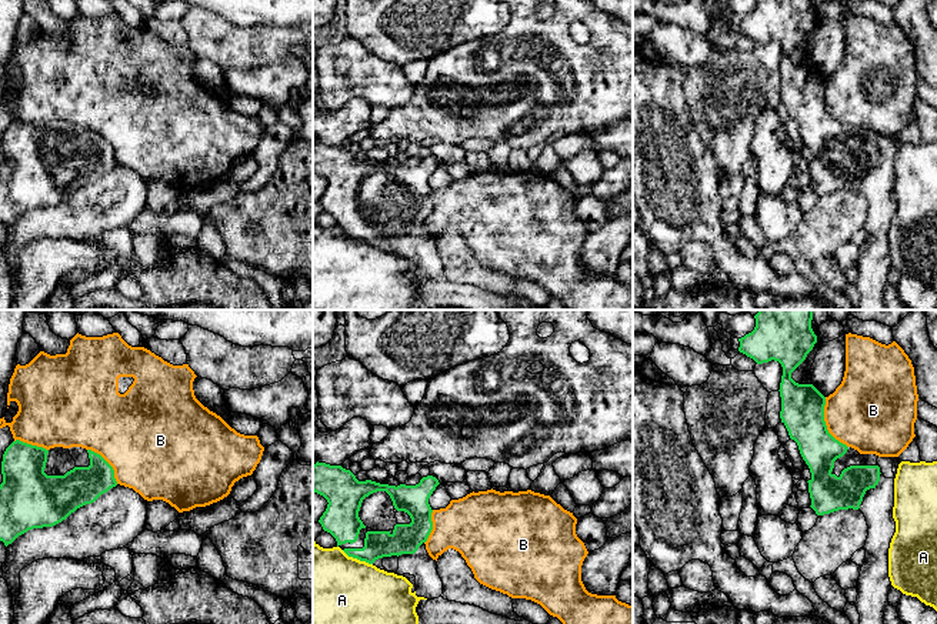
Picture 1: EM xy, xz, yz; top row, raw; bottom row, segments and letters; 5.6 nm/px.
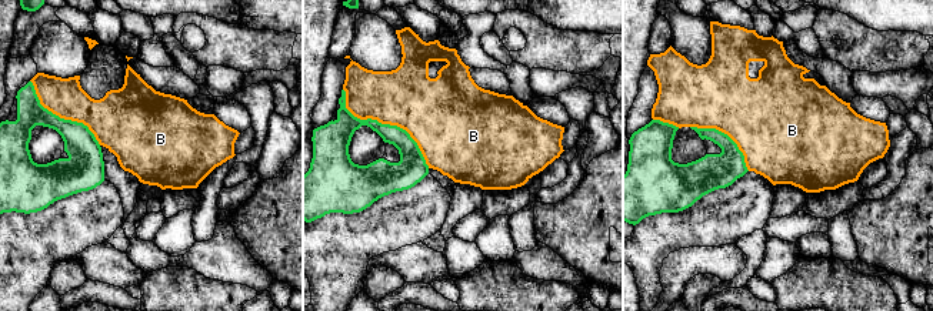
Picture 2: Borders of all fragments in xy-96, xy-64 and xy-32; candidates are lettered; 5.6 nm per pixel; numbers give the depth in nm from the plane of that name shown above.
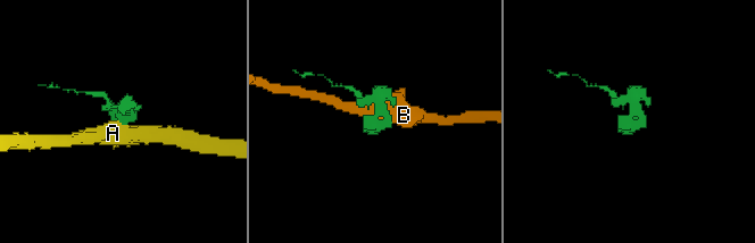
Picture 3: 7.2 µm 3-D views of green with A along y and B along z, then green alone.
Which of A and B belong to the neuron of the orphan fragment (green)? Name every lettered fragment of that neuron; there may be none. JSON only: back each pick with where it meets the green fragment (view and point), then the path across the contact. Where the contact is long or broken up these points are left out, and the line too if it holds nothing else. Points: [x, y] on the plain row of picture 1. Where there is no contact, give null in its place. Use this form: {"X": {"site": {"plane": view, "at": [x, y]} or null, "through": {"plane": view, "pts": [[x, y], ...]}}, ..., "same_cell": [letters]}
{"same_cell": []}

